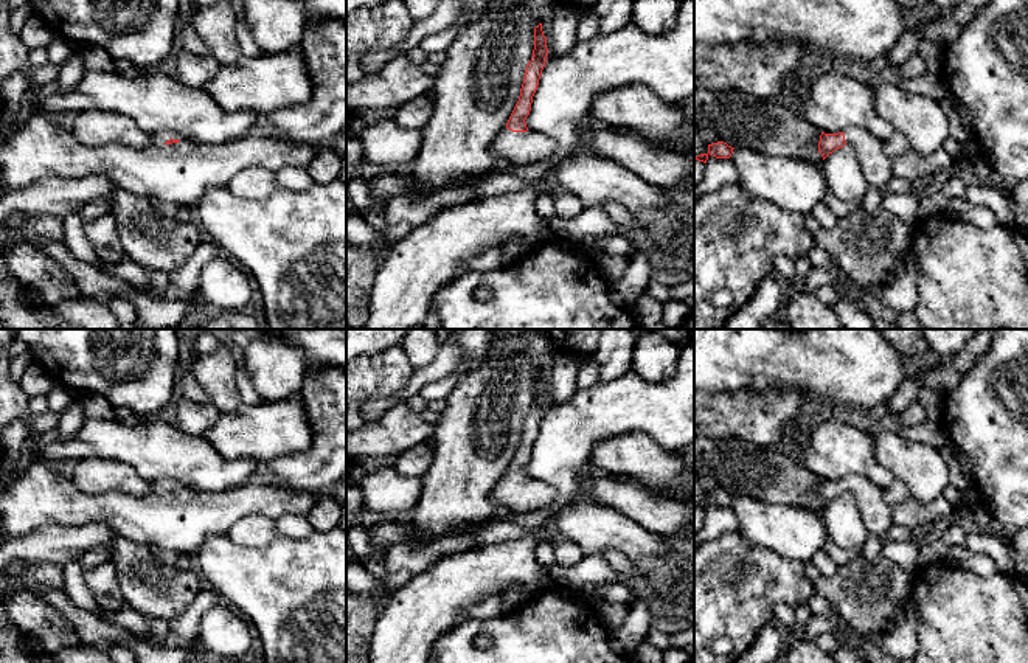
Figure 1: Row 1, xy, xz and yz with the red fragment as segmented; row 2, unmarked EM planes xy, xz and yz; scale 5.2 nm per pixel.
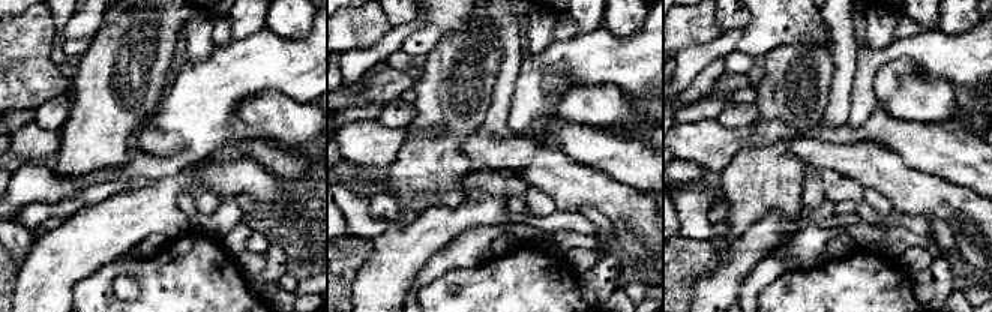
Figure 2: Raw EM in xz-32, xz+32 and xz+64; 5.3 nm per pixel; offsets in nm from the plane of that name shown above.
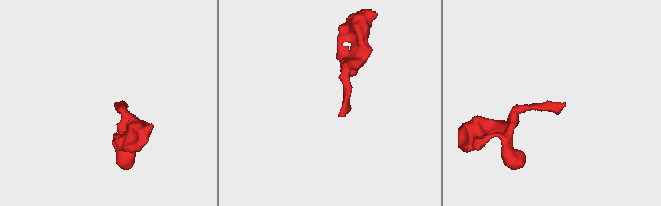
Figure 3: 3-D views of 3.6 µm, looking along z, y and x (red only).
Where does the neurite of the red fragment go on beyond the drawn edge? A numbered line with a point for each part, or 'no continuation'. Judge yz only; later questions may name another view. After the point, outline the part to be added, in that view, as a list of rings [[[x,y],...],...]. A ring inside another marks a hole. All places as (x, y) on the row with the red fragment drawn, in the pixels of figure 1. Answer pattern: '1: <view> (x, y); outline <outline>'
1: yz (873, 160); outline [[[849,127],[843,135],[846,144],[853,146],[857,154],[865,180],[879,194],[894,179],[884,141],[862,127]]]

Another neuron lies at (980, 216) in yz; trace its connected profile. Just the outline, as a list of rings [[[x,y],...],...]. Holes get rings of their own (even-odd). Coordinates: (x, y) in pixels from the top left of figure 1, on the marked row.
[[[953,197],[946,207],[946,213],[971,222],[978,228],[992,228],[1002,225],[991,208],[983,205],[971,205],[964,197]]]

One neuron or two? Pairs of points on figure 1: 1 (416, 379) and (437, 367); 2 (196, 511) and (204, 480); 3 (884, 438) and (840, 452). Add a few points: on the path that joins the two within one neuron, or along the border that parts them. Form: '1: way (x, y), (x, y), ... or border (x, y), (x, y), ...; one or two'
1: way (421, 376), (432, 371); one
2: border (236, 485), (219, 491), (191, 491), (187, 488); two
3: border (873, 429), (873, 455), (892, 474); two

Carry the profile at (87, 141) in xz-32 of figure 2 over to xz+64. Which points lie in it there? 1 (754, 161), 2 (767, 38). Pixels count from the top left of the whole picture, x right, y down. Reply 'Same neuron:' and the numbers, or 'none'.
Same neuron: 1

